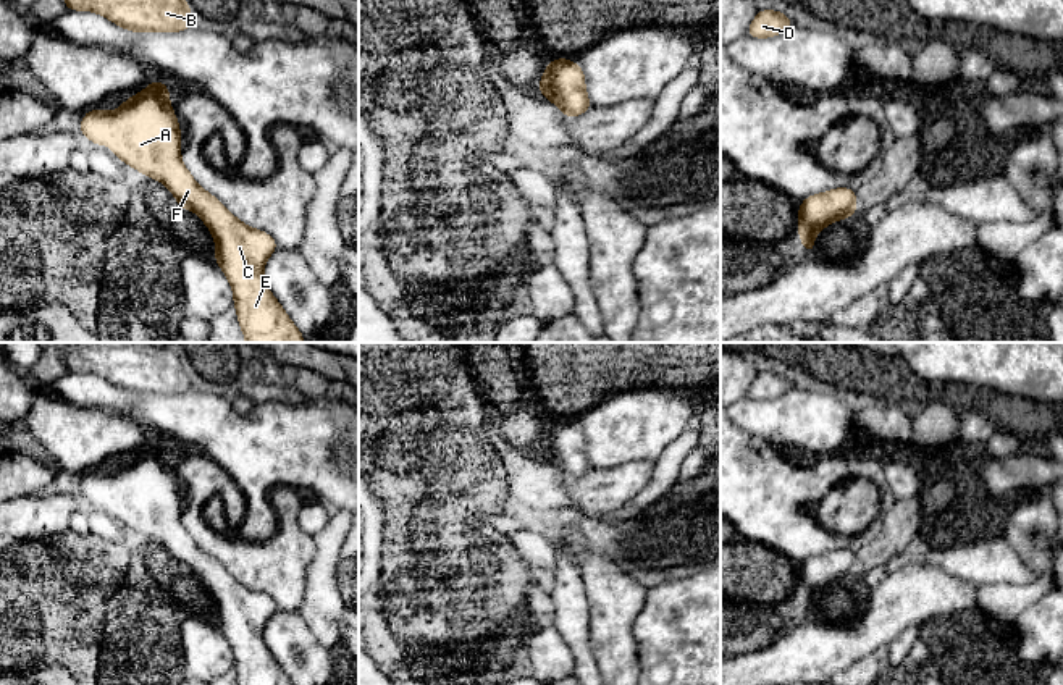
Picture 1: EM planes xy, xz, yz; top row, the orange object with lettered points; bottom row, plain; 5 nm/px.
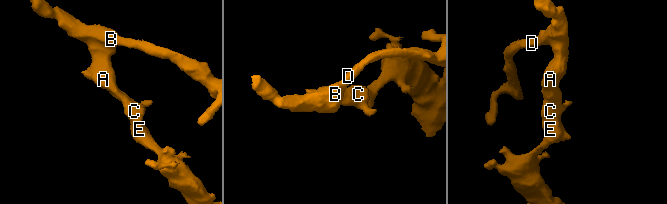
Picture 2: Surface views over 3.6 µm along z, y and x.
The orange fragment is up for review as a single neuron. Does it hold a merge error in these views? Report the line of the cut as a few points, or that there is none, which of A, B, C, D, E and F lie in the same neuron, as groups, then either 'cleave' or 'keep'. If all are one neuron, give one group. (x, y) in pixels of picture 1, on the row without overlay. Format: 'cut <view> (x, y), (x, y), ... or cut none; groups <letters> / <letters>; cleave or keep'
cut none; groups A B C D E F; keep

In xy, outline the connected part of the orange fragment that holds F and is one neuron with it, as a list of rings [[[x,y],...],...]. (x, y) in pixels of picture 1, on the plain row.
[[[153,443],[142,454],[123,462],[115,473],[89,472],[81,481],[79,496],[95,507],[110,506],[115,519],[150,541],[163,544],[178,562],[179,570],[200,578],[215,601],[213,620],[233,649],[239,685],[292,685],[263,640],[265,624],[278,611],[276,603],[268,595],[239,583],[215,557],[195,544],[181,522],[181,491],[163,443]]]

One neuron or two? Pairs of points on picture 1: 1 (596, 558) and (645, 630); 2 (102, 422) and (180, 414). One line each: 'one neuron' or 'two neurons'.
1: two neurons
2: two neurons

